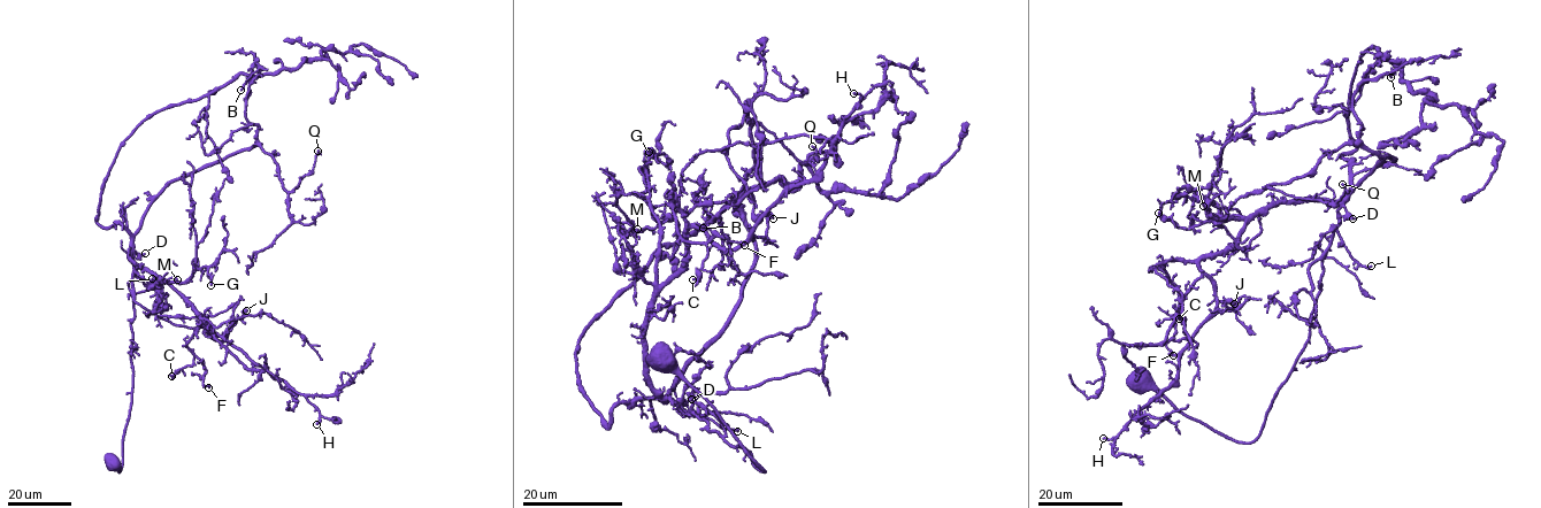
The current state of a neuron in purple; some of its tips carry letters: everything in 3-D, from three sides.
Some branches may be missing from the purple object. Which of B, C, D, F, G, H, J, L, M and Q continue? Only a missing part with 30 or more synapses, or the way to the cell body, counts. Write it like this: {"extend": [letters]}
{"extend": ["D"]}

